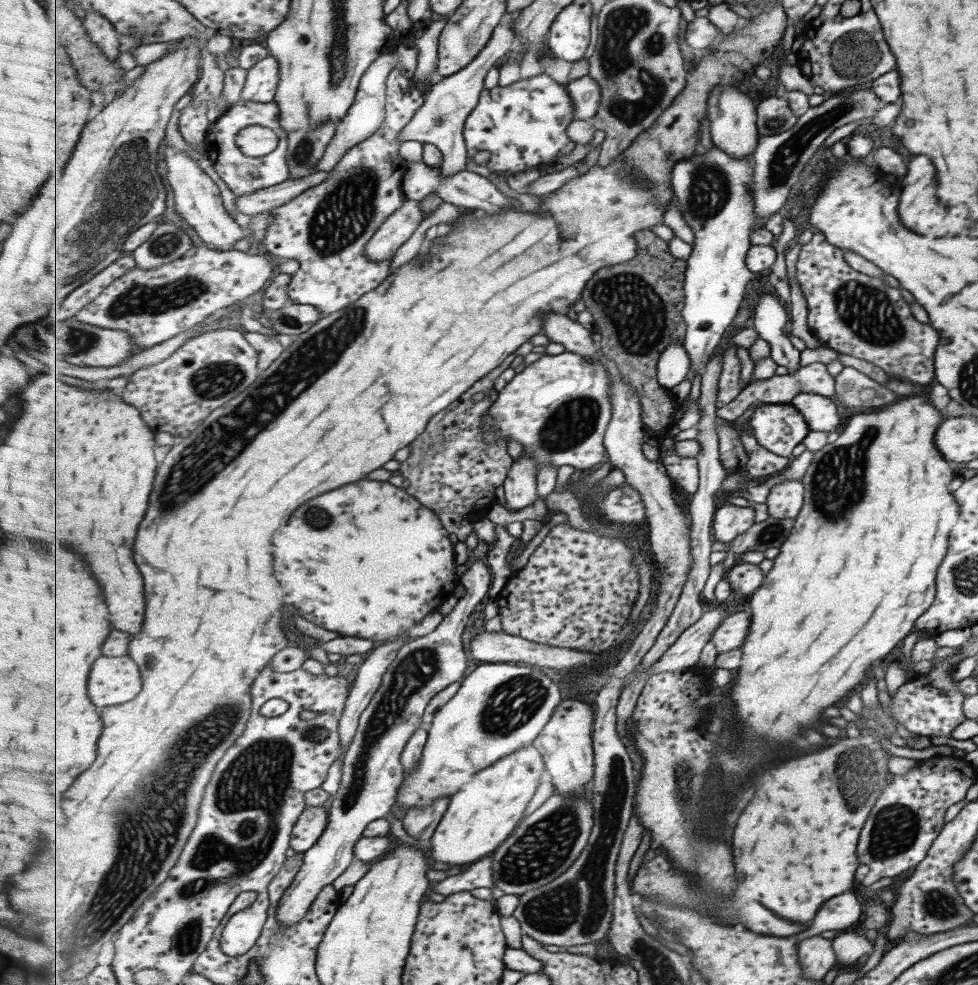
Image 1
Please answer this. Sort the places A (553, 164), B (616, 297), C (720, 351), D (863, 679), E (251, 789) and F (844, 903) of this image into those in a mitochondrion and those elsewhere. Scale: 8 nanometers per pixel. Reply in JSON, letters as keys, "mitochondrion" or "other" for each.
{"A":"other","B":"mitochondrion","C":"other","D":"other","E":"mitochondrion","F":"other"}

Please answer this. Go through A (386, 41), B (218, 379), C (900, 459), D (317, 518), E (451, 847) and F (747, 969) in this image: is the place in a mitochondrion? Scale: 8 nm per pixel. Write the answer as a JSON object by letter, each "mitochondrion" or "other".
{"A":"other","B":"mitochondrion","C":"other","D":"mitochondrion","E":"other","F":"other"}

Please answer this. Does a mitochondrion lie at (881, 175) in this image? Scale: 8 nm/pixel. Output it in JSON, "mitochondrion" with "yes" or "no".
{"mitochondrion":"no"}

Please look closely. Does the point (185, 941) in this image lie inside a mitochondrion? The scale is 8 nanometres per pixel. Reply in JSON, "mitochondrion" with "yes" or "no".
{"mitochondrion":"yes"}

